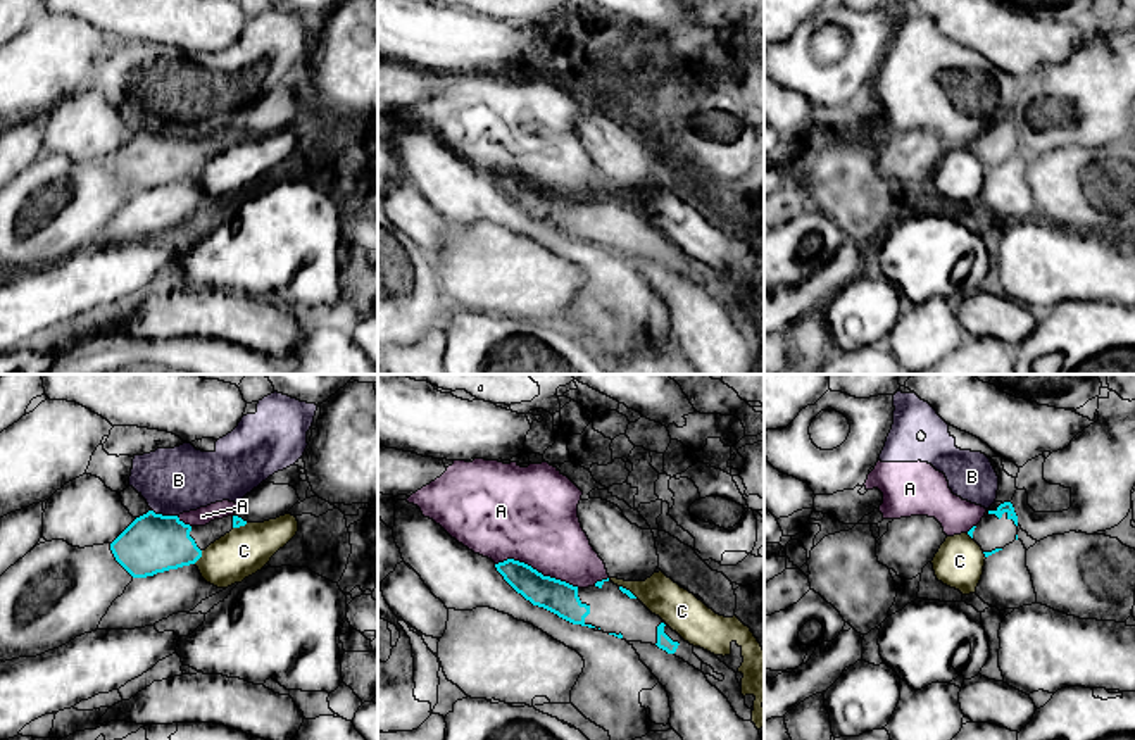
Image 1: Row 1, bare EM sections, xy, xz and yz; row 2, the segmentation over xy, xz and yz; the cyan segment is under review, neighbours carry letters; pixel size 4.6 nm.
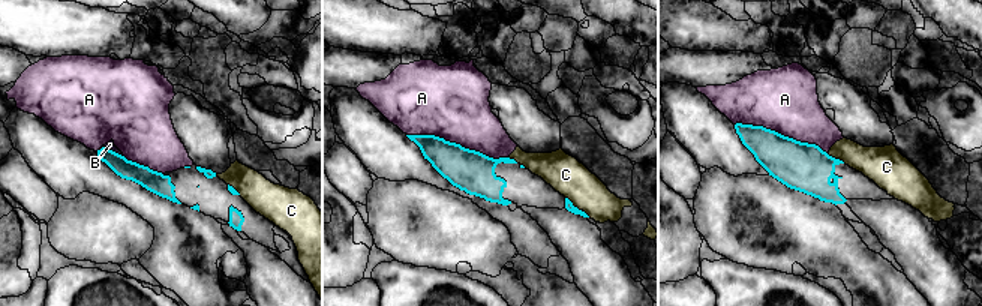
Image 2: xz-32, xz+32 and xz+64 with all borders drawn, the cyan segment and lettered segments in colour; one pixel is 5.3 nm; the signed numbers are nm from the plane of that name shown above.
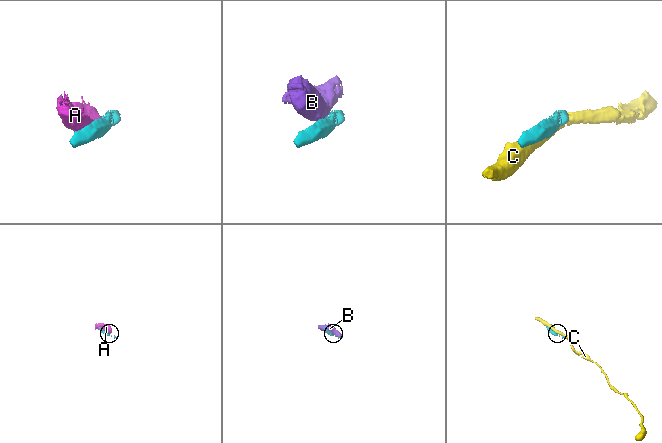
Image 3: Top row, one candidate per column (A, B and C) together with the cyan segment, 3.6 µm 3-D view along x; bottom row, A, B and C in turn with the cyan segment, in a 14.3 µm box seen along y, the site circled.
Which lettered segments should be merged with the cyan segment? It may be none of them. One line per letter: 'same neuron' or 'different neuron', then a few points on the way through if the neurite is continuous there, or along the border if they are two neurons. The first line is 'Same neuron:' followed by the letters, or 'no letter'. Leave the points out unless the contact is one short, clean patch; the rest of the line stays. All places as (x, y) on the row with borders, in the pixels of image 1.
Same neuron: no letter
A: different neuron
B: different neuron; border xy (152, 509), (176, 516)
C: different neuron

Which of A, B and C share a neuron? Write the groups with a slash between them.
A B / C

